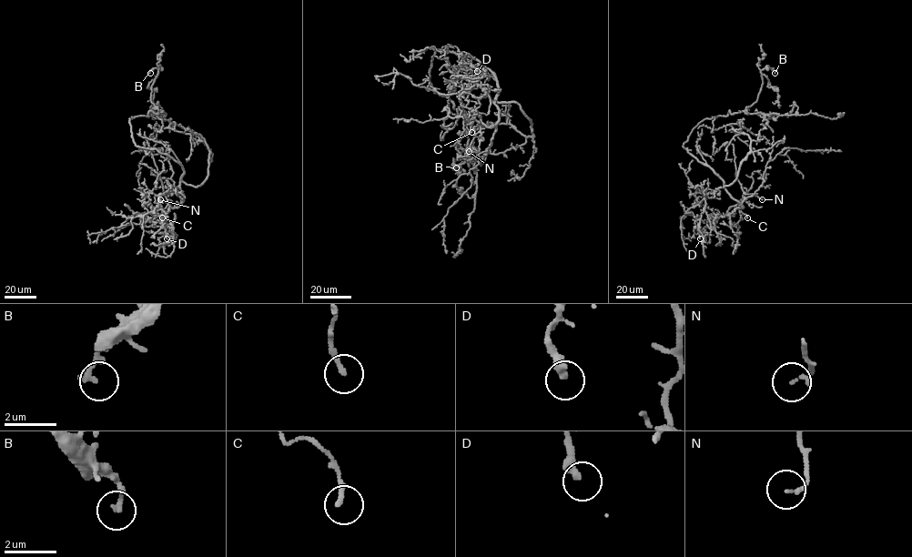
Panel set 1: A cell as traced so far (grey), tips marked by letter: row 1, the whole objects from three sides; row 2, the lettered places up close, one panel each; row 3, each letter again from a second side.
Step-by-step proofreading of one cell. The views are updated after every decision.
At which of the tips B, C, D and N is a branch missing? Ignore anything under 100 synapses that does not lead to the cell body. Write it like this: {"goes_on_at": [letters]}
{"goes_on_at": []}

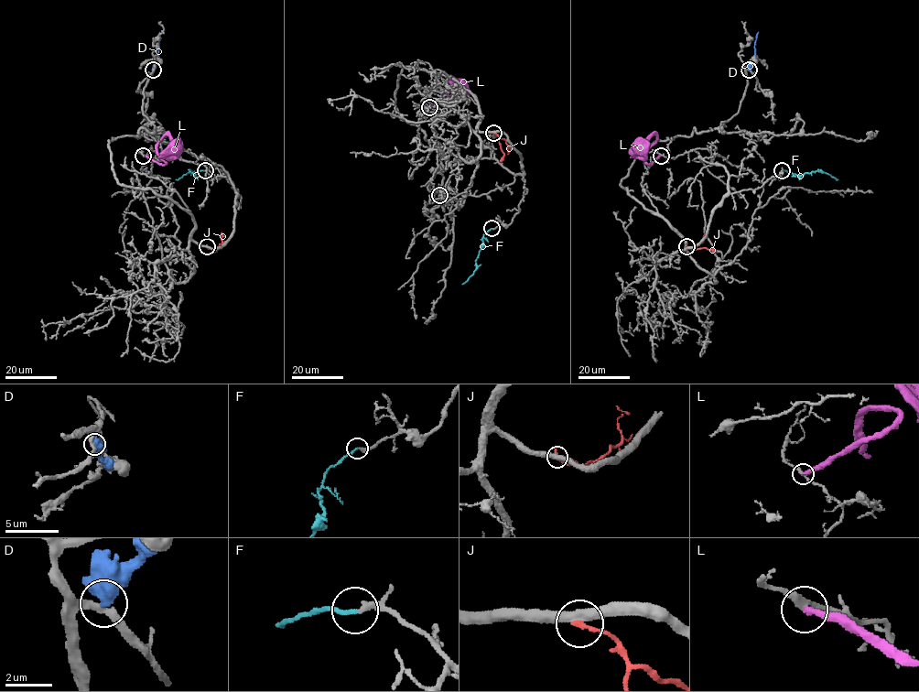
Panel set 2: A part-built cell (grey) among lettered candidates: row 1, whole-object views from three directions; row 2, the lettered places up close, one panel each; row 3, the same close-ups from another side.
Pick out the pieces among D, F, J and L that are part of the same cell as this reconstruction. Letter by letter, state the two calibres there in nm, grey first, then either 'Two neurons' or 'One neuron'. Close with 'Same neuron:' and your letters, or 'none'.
D: Thickness 280 nm (grey) against 600 nm. Two neurons
F: Thickness 200 nm (grey) against 180 nm. One neuron
J: Thickness 400 nm (grey) against 240 nm. Two neurons
L: Thickness 240 nm (grey) against 280 nm. Two neurons
Same neuron: F

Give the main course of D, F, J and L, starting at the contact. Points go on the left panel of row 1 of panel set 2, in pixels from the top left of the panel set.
D: (153, 70), (159, 48), (159, 32)
F: (205, 170), (199, 170), (195, 176), (189, 171), (176, 179)
J: (207, 246), (214, 249), (222, 243), (221, 232)
L: (143, 155), (163, 165), (166, 163), (156, 151), (156, 144), (167, 135), (170, 151), (159, 157)

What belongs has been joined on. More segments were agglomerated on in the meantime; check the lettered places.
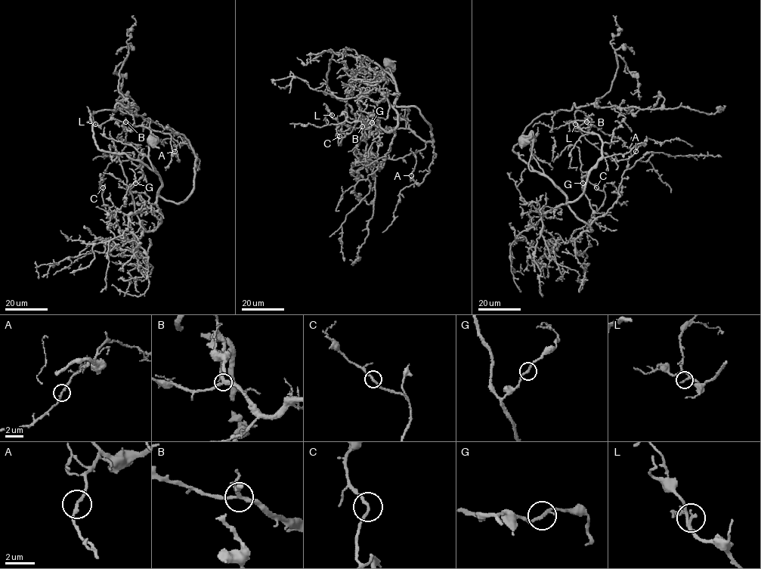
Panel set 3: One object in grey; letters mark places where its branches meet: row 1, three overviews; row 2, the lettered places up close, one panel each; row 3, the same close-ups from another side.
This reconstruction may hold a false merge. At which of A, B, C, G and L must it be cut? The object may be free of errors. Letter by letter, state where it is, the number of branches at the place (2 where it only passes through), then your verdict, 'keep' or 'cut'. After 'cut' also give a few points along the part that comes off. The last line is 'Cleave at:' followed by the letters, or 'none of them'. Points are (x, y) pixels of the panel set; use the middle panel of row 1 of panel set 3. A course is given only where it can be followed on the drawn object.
A: (411, 175) | 2 | keep
B: (362, 126) | 4 | keep
C: (339, 136) | 2 | keep
G: (372, 122) | 3 | keep
L: (332, 115) | 2 | keep
Cleave at: none of them

